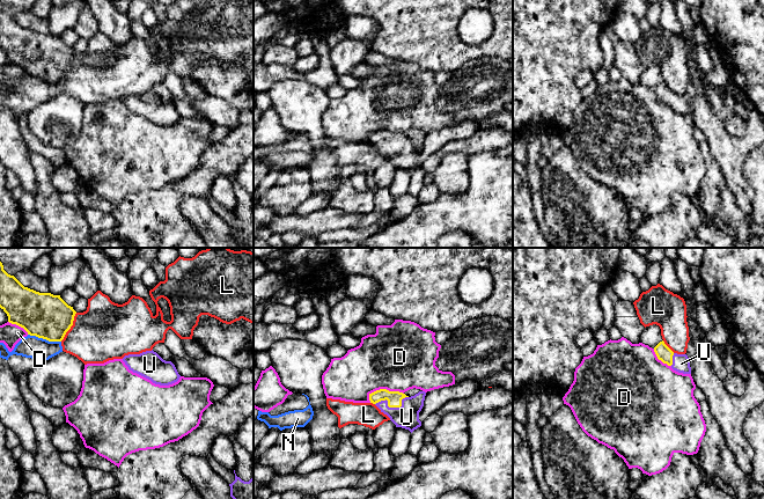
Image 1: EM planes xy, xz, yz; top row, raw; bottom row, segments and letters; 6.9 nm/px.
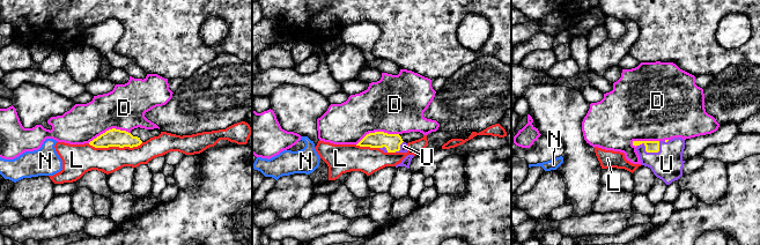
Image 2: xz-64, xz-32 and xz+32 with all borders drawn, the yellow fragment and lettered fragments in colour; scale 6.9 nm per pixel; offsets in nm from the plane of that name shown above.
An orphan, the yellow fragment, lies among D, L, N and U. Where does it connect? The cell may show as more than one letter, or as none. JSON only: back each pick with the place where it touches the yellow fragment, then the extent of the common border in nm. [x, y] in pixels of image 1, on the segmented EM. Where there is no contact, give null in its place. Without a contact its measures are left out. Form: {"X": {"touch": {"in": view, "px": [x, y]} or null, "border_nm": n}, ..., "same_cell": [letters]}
{"U": {"touch": {"in": "xz", "px": [391, 406]}, "border_nm": 240}, "same_cell": ["U"]}

